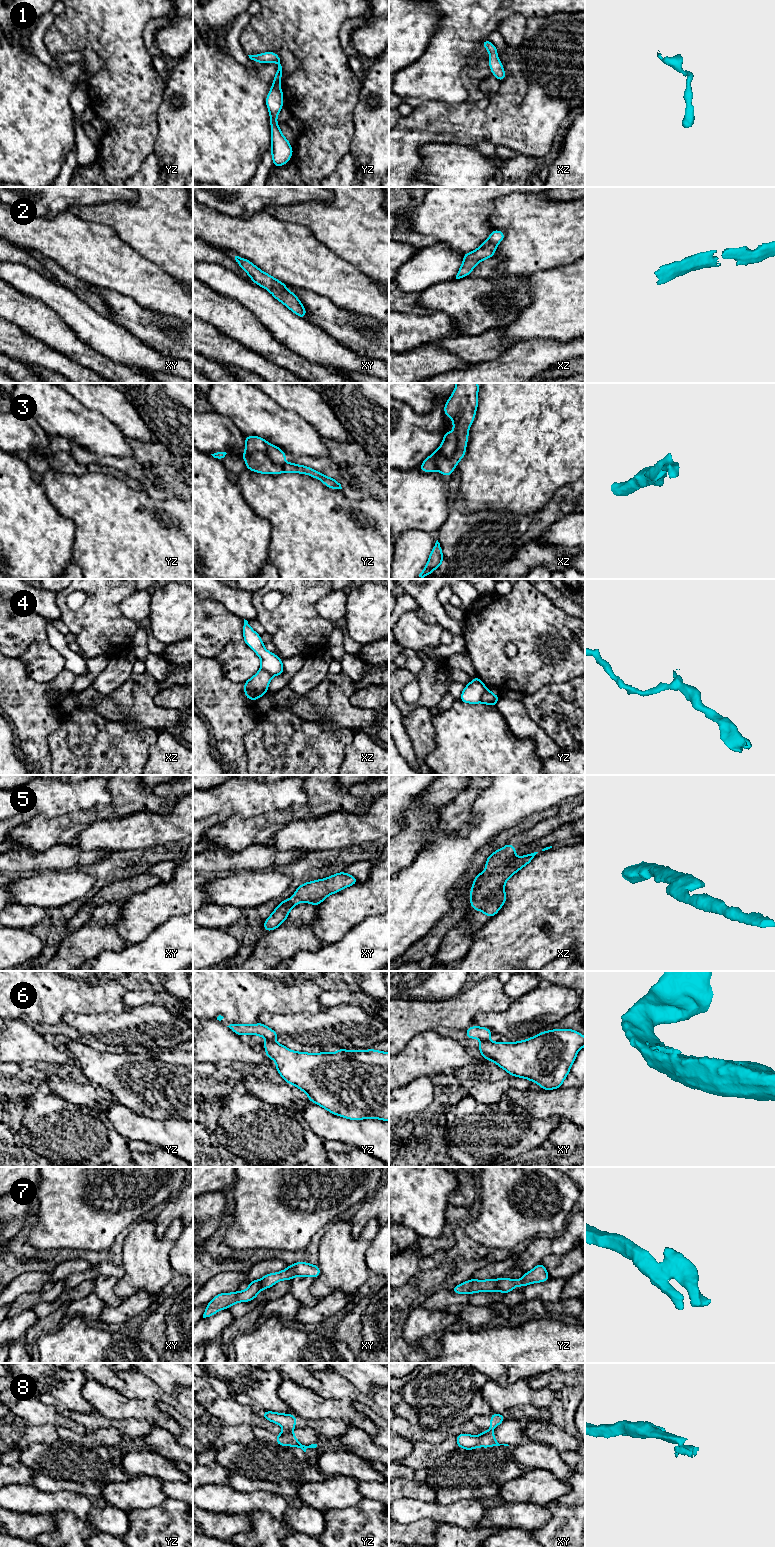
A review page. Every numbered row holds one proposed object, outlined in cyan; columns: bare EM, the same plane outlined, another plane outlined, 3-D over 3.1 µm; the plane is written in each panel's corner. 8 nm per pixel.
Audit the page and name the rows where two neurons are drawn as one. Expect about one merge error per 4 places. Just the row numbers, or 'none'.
3, 4, 6, 7, 8

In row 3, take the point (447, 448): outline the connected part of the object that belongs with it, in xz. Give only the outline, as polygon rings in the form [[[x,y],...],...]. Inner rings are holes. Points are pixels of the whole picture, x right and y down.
[[[455,430],[452,432],[445,432],[443,441],[438,448],[439,454],[446,458],[450,458],[456,451],[456,434]]]

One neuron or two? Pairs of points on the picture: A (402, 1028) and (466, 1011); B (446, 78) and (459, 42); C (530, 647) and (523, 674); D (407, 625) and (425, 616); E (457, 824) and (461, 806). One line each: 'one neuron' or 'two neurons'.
A: one neuron
B: one neuron
C: one neuron
D: two neurons
E: one neuron

